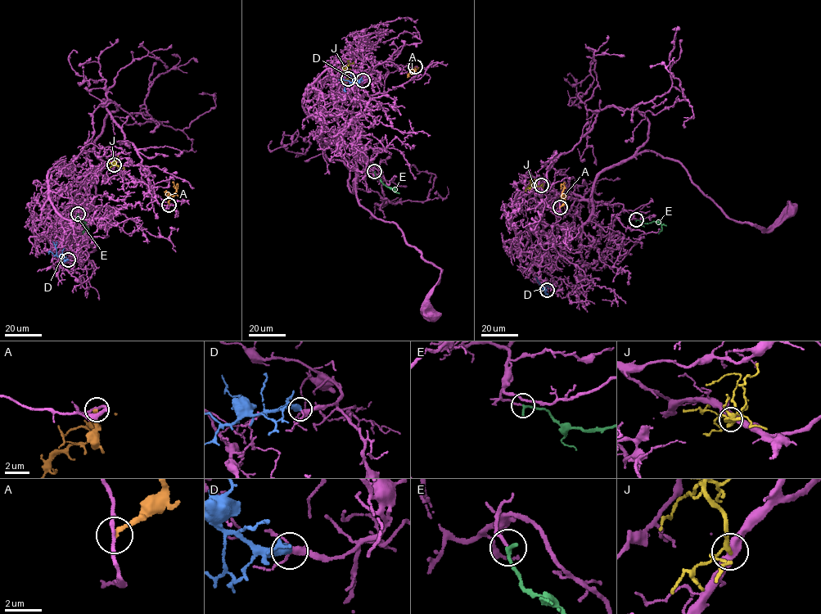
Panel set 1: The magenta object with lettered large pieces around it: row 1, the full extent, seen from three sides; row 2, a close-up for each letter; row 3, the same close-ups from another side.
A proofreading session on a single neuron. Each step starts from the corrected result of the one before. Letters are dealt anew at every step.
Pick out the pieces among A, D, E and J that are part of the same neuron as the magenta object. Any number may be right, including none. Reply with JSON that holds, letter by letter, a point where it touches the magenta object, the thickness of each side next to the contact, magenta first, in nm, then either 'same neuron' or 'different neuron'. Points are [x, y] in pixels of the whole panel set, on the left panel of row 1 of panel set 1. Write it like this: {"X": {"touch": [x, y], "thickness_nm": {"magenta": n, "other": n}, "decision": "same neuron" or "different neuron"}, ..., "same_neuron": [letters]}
{"A": {"touch": [169, 205], "thickness_nm": {"magenta": 180, "other": 240}, "decision": "different neuron"}, "D": {"touch": [68, 259], "thickness_nm": {"magenta": 200, "other": 440}, "decision": "different neuron"}, "E": {"touch": [78, 214], "thickness_nm": {"magenta": 170, "other": 240}, "decision": "same neuron"}, "J": {"touch": [114, 164], "thickness_nm": {"magenta": 440, "other": 190}, "decision": "different neuron"}, "same_neuron": ["E"]}

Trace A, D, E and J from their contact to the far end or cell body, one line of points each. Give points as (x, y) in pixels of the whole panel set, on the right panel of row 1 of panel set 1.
A: (560, 207), (565, 201), (562, 191), (564, 187), (561, 183), (561, 189)
D: (547, 290), (536, 277)
E: (636, 219), (647, 223), (656, 221), (661, 225), (658, 234)
J: (542, 185), (528, 188), (529, 190)

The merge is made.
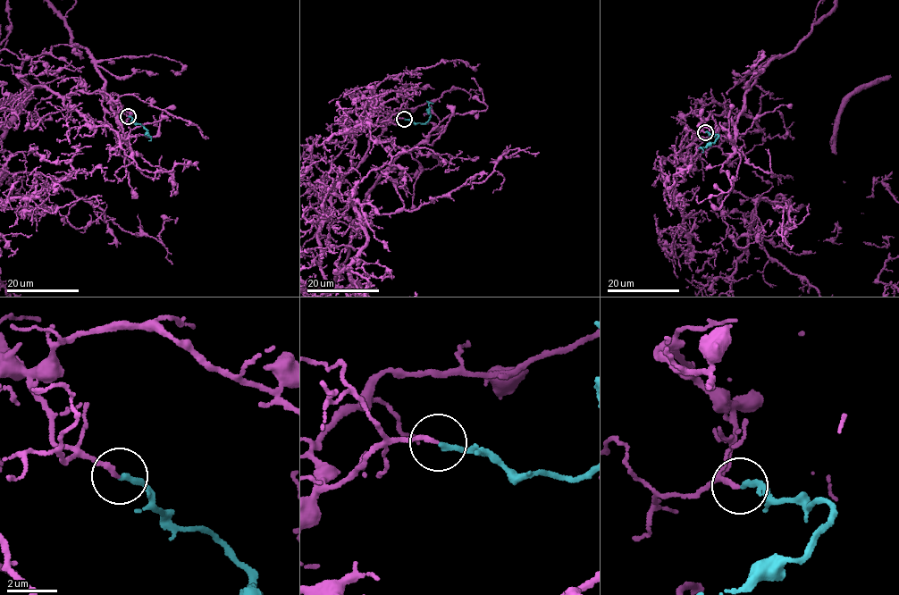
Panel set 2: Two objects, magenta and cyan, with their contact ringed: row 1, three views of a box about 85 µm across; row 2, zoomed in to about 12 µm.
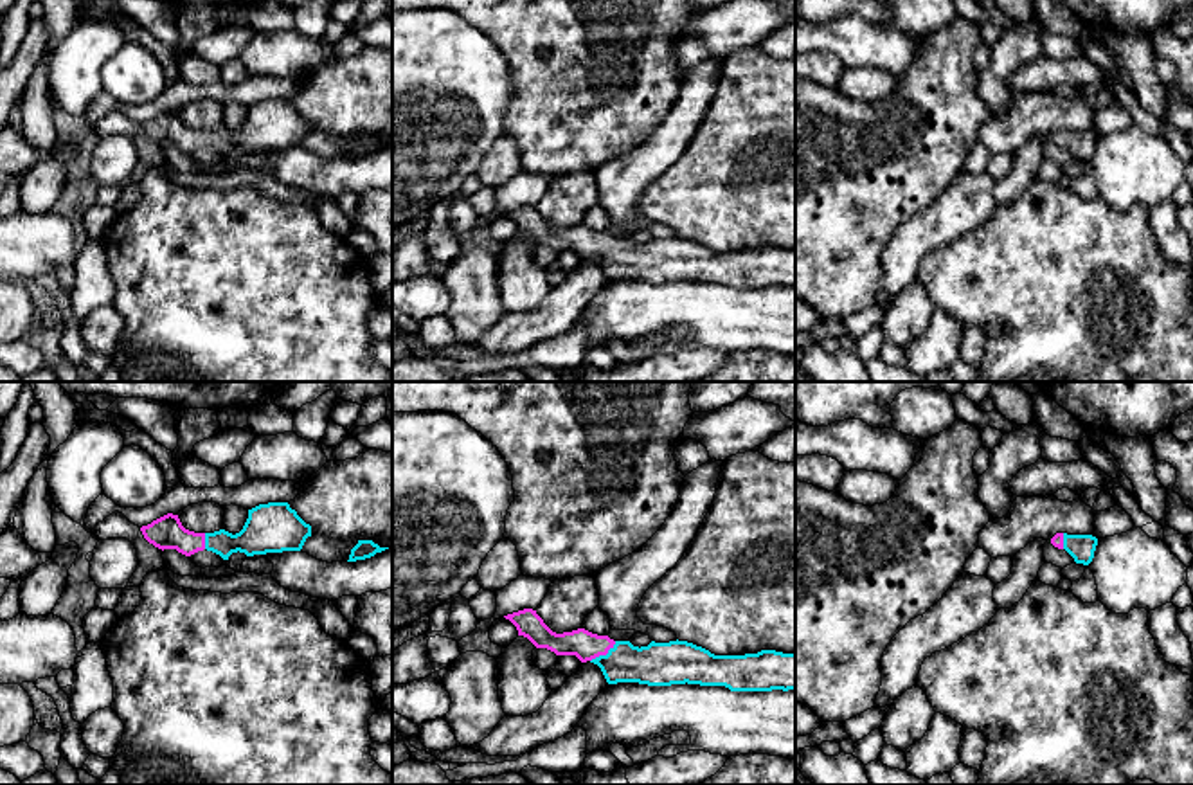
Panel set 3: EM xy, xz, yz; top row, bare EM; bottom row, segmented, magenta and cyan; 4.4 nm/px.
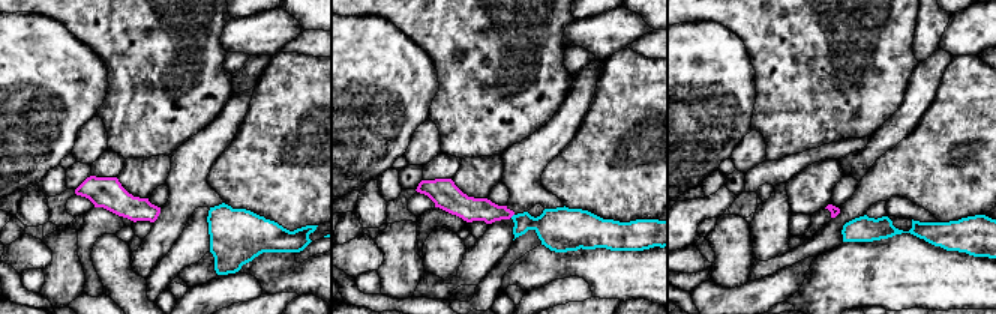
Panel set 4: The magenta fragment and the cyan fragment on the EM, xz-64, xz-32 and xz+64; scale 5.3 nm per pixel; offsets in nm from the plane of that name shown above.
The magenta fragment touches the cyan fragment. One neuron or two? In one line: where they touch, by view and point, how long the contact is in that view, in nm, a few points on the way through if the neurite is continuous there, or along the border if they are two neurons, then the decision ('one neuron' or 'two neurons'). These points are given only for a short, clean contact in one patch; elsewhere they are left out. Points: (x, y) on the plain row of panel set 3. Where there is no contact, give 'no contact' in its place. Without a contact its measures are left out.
meets magenta in xz at (603, 251); contact 150 nm long; runs through xz (582, 240), (603, 251), (623, 260), (655, 261); one neuron

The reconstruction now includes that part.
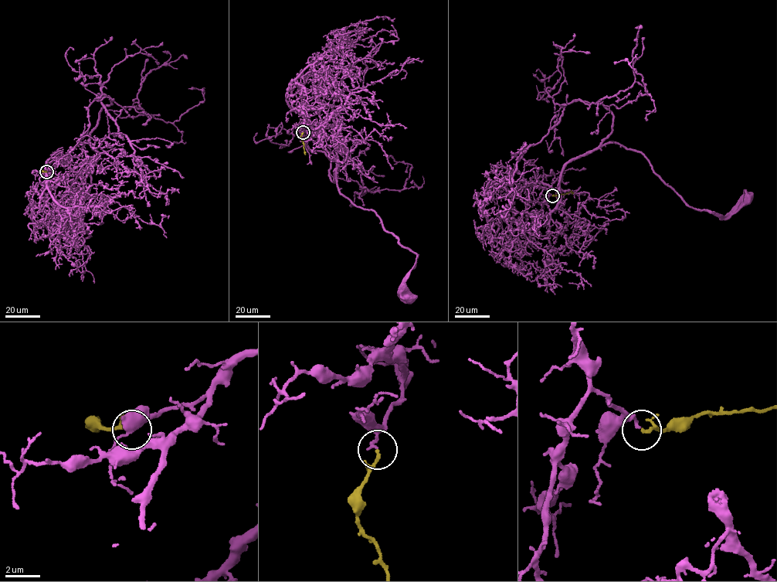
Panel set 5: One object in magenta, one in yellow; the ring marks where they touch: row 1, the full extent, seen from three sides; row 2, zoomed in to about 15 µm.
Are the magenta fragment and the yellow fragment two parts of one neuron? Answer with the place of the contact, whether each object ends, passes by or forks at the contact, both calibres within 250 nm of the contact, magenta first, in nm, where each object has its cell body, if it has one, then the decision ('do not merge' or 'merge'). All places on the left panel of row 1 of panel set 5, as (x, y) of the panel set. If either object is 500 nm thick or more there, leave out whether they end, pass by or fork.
(46, 171) | magenta ends | yellow passes by | 180/130 nm | magenta (72, 227) | yellow none | merge

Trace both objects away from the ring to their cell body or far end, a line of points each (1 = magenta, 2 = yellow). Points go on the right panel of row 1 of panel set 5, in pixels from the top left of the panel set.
1: (551, 195), (545, 185), (558, 186), (564, 166), (611, 142), (642, 154), (690, 206), (728, 218), (747, 200)
2: (552, 195), (571, 192), (571, 194)

